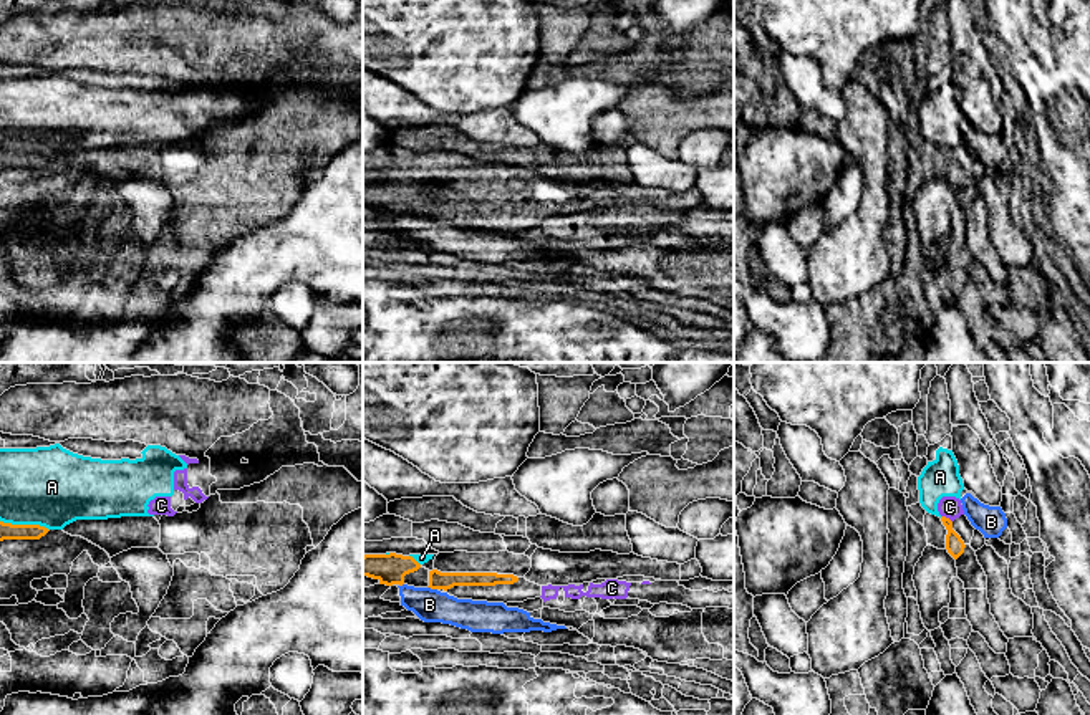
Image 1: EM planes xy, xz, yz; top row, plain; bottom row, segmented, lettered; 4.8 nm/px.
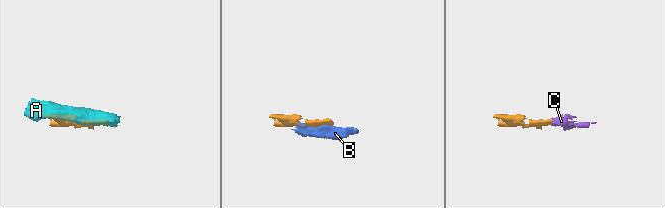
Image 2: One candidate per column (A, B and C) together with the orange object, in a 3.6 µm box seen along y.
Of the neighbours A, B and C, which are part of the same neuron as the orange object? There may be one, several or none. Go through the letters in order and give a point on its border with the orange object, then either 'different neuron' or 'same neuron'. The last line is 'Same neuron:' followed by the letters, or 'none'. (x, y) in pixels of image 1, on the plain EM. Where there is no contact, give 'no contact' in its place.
A: meets orange in xy at (25, 154); different neuron
B: meets orange in xz at (433, 217); different neuron
C: meets orange in yz at (945, 146); different neuron
Same neuron: none

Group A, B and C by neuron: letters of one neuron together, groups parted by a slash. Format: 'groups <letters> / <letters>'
groups A C / B

